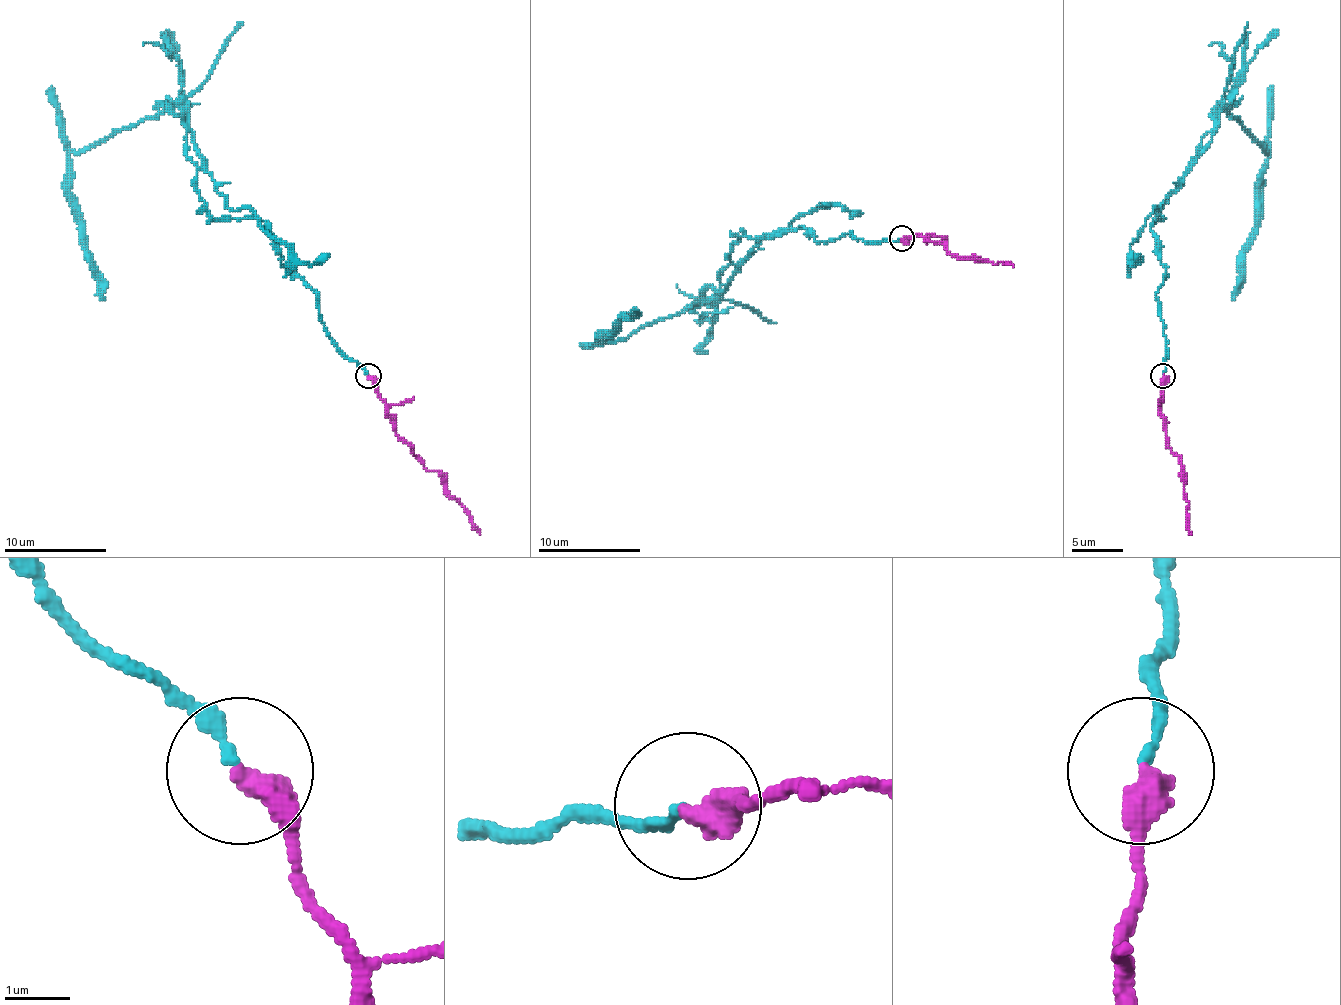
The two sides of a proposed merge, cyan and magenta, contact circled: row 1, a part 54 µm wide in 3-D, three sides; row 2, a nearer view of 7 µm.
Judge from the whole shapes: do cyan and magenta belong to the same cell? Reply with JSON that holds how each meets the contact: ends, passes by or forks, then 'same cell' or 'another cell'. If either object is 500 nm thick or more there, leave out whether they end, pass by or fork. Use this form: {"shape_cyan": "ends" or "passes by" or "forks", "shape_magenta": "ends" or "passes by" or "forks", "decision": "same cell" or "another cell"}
{"shape_cyan": "ends", "shape_magenta": "ends", "decision": "another cell"}

